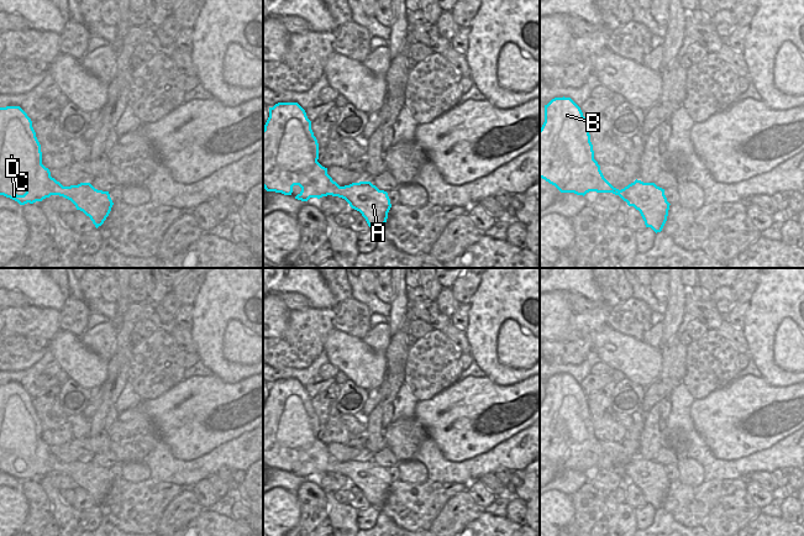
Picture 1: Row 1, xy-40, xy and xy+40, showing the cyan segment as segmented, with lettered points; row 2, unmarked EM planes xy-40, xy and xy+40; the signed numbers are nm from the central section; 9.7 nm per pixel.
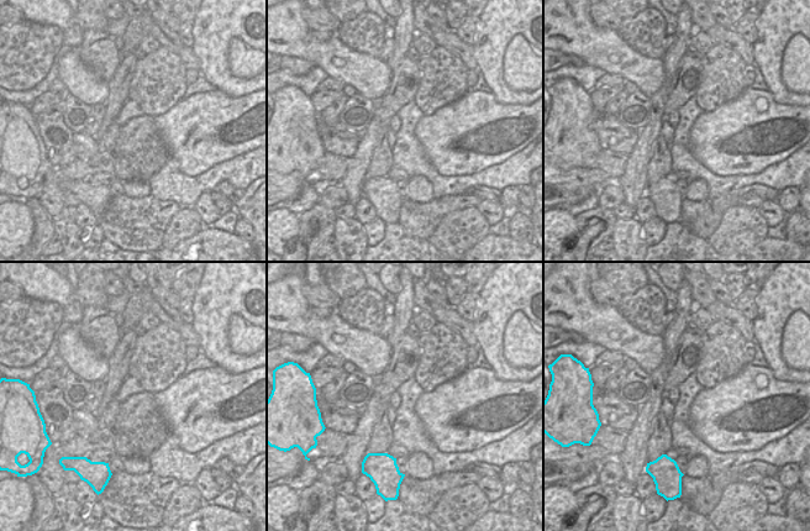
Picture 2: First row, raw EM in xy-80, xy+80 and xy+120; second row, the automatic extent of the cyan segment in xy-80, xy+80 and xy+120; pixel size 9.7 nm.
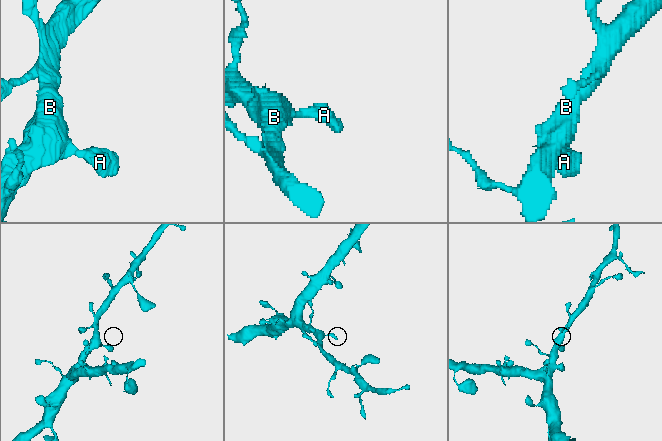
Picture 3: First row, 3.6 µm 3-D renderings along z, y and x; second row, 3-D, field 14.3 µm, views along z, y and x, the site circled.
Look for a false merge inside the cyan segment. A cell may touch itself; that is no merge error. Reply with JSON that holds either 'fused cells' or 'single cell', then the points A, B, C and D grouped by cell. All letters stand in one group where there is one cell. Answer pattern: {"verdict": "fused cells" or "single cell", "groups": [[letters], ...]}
{"verdict": "single cell", "groups": [["A", "B", "C", "D"]]}

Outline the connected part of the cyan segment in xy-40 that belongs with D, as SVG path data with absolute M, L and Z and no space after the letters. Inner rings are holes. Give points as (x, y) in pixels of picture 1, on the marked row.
M20 106L0 107L0 195L17 201L20 205L42 201L51 195L59 195L70 200L77 210L90 217L98 228L104 224L114 205L109 191L95 189L90 183L63 186L51 177L51 172L42 164L41 144L32 127L32 121ZM21 182L26 186L23 195L15 193L15 185Z

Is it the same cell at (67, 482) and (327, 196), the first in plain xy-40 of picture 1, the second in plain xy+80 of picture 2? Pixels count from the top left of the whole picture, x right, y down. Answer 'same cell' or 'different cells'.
same cell

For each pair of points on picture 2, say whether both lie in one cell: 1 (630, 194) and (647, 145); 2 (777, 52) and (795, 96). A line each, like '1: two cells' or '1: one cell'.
1: one cell
2: one cell

